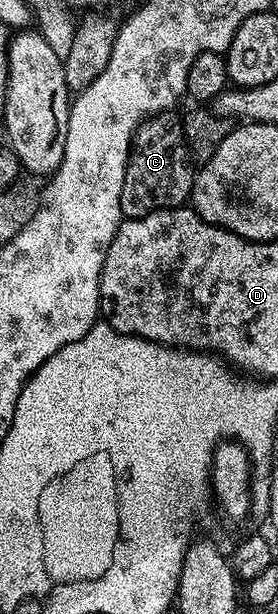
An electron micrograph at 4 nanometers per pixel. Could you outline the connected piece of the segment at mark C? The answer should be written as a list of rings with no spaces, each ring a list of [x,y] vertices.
[[[163,112],[138,125],[138,131],[130,142],[124,188],[120,192],[123,219],[143,218],[157,210],[173,210],[181,207],[185,198],[187,201],[191,197],[196,170],[186,147],[181,121],[174,116]]]

